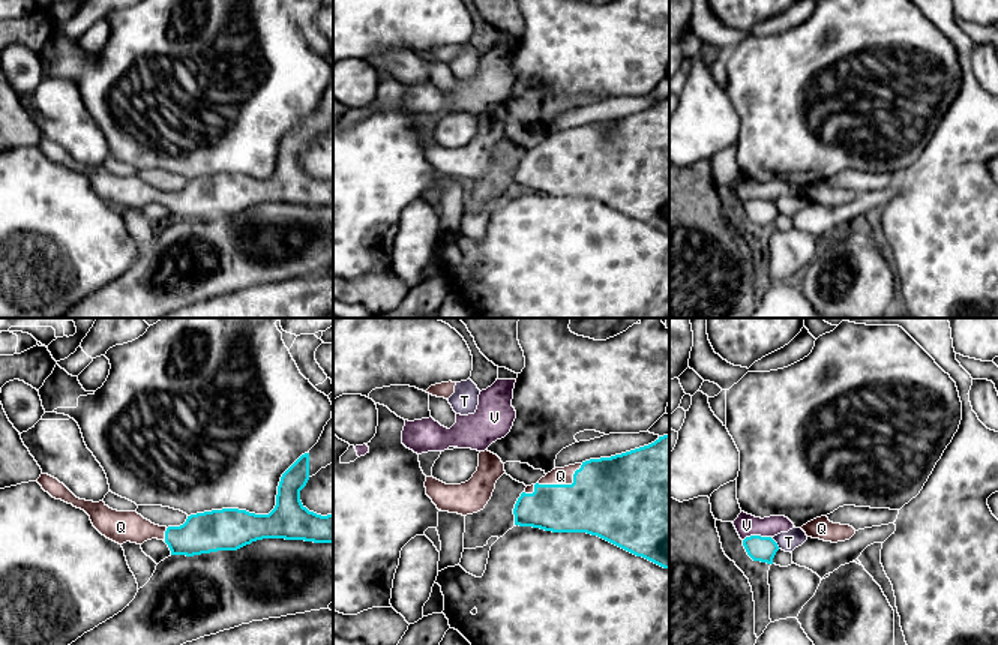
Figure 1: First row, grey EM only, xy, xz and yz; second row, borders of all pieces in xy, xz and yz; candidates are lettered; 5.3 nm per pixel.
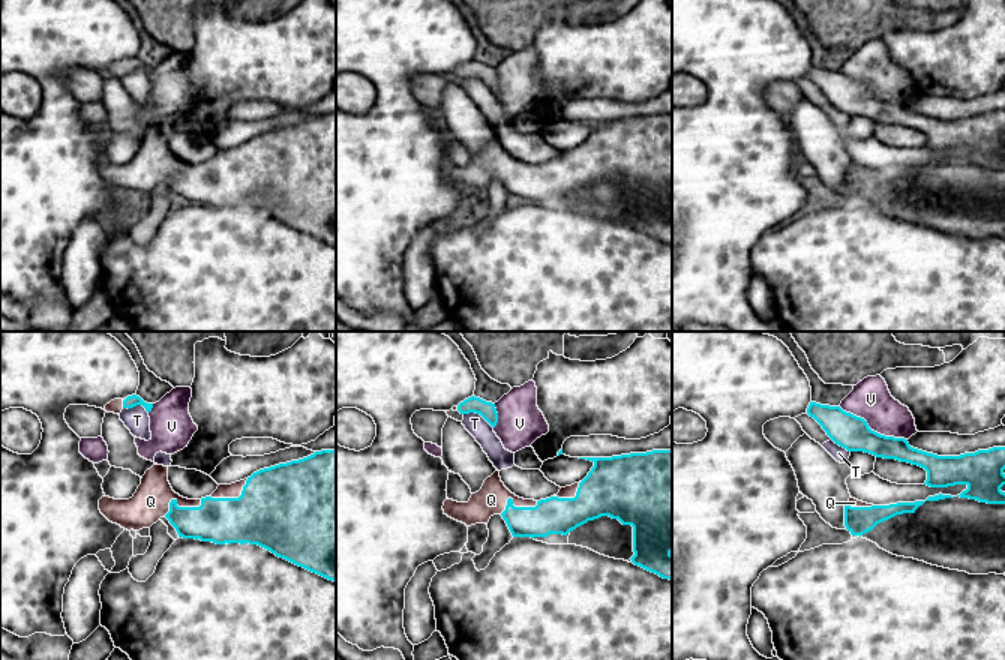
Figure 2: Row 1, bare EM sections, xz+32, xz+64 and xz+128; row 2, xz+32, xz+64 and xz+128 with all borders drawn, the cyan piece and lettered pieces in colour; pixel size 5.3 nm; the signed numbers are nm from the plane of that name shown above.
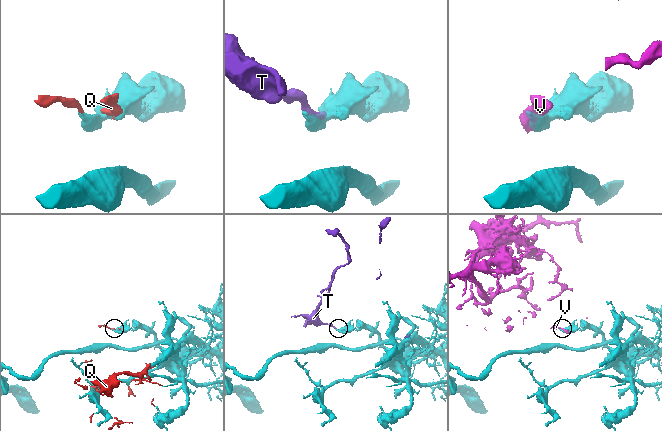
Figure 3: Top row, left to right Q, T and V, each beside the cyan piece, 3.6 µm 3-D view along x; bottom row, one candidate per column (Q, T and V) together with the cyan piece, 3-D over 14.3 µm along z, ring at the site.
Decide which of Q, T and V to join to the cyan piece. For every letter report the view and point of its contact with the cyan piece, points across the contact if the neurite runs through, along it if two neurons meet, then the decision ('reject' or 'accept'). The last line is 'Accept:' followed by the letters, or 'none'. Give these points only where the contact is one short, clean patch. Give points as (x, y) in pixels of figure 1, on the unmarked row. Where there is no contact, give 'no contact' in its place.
Q: xz (563, 149) | accept
T: yz (776, 207) | along yz (770, 201), (779, 212) | reject
V: yz (757, 200) | reject
Accept: Q

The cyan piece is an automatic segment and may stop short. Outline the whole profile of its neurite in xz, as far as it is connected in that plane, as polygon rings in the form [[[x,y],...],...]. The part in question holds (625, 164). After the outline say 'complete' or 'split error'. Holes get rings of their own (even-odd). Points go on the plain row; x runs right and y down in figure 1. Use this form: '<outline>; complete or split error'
[[[669,98],[611,122],[555,132],[518,162],[515,189],[597,200],[669,232]]]; split error

